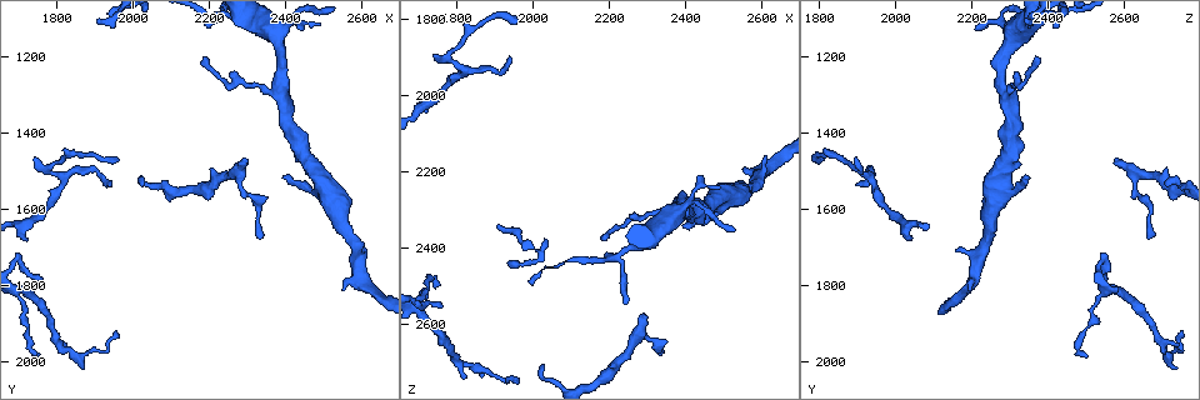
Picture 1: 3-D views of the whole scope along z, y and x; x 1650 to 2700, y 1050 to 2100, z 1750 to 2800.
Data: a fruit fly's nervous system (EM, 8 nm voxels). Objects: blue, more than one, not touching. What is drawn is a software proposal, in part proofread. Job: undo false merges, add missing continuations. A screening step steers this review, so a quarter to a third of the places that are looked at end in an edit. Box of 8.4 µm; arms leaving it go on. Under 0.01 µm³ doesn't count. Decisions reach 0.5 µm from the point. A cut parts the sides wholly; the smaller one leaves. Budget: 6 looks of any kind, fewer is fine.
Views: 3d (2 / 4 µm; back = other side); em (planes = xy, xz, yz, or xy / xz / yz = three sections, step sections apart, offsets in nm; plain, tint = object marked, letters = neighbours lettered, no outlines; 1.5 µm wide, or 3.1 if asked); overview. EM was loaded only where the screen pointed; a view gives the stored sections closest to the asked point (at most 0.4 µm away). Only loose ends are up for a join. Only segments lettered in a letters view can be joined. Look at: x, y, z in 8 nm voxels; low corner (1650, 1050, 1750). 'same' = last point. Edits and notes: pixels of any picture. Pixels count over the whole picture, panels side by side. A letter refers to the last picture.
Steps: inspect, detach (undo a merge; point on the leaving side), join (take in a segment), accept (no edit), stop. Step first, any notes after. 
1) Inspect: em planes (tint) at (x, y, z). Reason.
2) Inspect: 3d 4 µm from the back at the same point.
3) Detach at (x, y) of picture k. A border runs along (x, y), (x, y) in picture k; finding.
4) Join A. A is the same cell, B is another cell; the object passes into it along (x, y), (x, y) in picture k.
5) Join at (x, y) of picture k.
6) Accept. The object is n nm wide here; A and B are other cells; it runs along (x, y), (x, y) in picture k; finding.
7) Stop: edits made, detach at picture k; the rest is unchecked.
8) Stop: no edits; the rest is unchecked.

Inspect: em xz step 8 (letters) at (2405, 1510, 2360). Thin end.

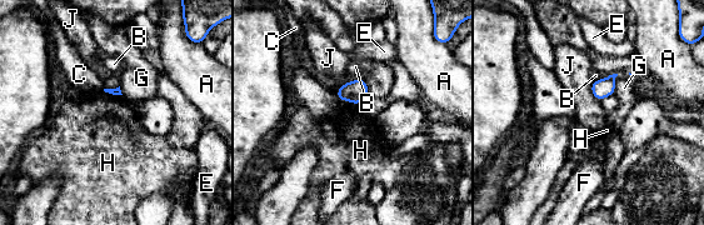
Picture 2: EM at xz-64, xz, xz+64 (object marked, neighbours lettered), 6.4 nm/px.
Inspect: em planes (letters) at the same point. Another direction.

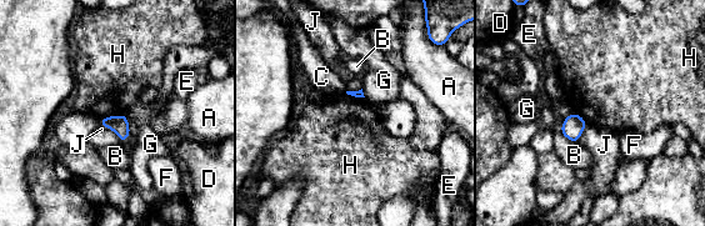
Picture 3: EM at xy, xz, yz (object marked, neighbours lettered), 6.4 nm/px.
Accept. A, B, C, D, E, F, G, H and J are other cells; a border runs along (125, 114), (100, 119) in picture 3; no lettered segment goes on from it.

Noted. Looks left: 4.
Inspect: em xy step 8 (tint) at (2290, 1460, 2575). Free end.

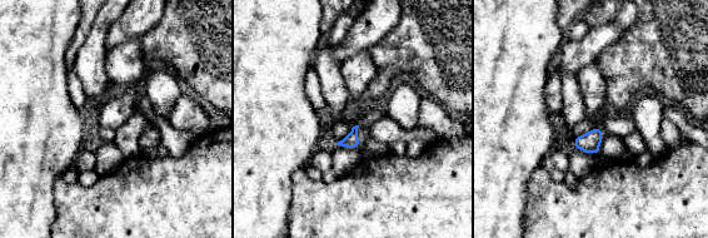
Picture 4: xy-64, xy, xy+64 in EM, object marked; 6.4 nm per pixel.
Inspect: em planes (tint) at the same point. Another direction.

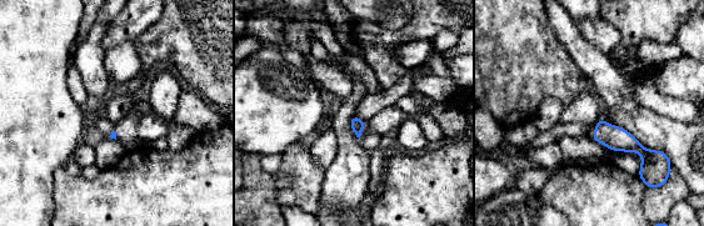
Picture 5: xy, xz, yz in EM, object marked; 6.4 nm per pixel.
Inspect: em planes (letters) at the same point.

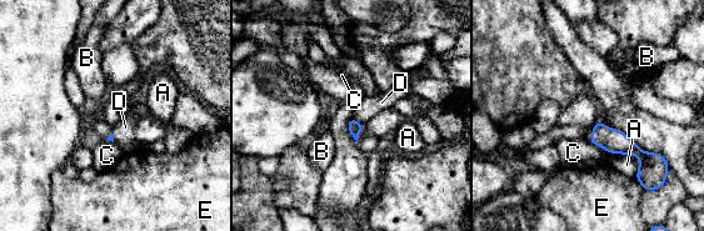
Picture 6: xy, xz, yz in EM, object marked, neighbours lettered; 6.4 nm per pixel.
Join D. D is the same cell, A, B, C and E are other cells; the object passes into it along (354, 127), (359, 122), (368, 106) in picture 6; it goes on there.

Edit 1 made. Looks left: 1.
Stop: edits made, join at picture 6; the rest is unchecked.

